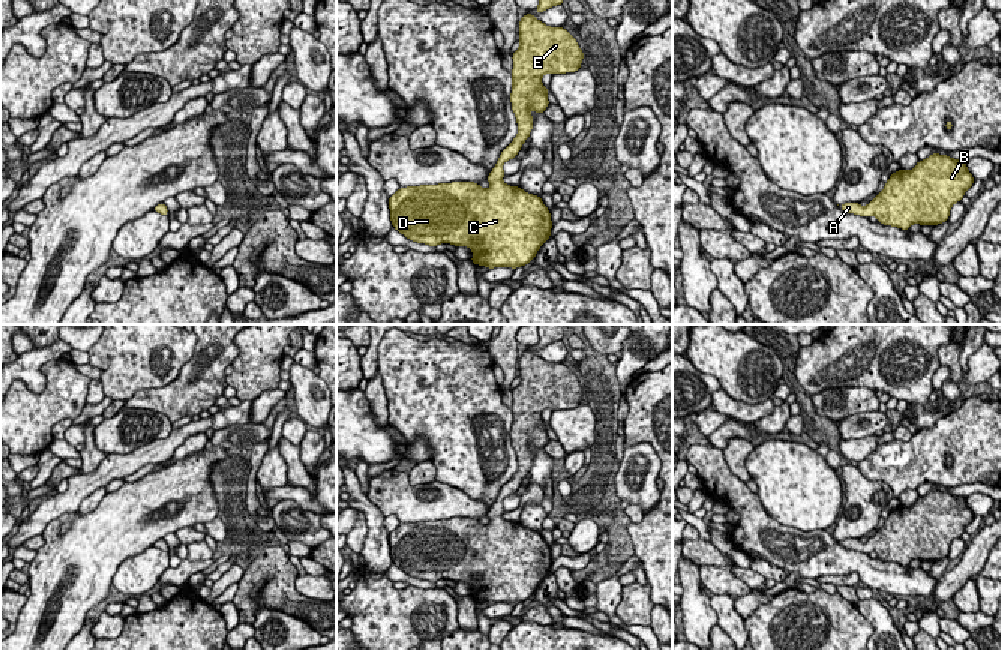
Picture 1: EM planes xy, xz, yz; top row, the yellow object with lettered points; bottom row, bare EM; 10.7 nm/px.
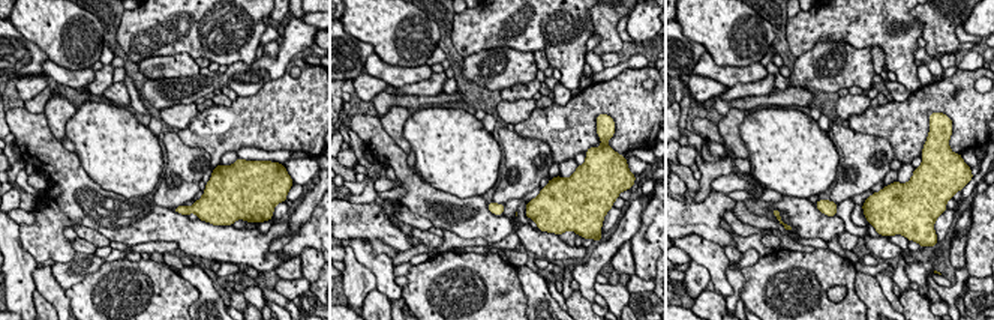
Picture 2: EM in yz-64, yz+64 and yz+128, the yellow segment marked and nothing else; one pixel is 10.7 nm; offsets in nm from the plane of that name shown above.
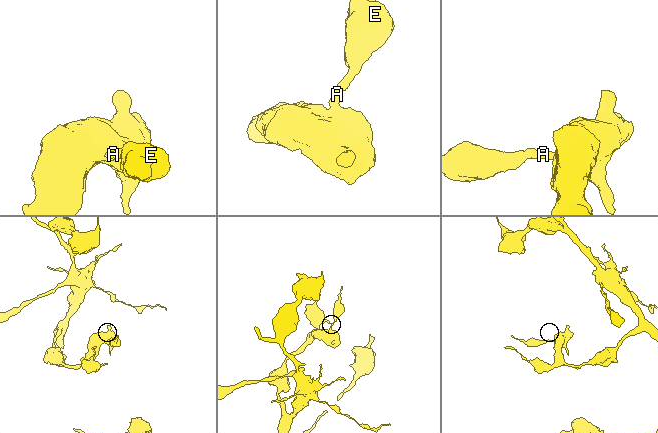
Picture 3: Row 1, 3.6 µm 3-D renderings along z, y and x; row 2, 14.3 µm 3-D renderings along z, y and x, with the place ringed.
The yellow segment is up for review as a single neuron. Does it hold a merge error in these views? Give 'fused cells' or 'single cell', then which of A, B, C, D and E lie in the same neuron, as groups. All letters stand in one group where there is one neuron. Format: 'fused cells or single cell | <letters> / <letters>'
single cell | A B C D E

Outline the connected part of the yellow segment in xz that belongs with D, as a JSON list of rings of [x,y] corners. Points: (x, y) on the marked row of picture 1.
[[[525,14],[519,21],[519,48],[512,54],[512,110],[518,123],[518,135],[501,152],[498,162],[488,174],[492,185],[483,189],[474,182],[452,182],[438,185],[407,186],[389,197],[390,221],[395,230],[411,242],[437,246],[452,243],[468,246],[473,251],[473,264],[494,267],[527,266],[537,254],[539,248],[551,237],[551,213],[539,195],[531,195],[519,186],[503,183],[503,164],[516,158],[533,129],[530,110],[543,114],[549,105],[549,89],[542,84],[542,77],[549,72],[566,74],[581,69],[584,51],[576,39],[563,27],[551,27],[537,20],[533,14]]]

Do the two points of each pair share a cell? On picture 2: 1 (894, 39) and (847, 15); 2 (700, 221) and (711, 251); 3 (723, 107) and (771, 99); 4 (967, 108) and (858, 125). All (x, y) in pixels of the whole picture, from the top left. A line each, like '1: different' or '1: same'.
1: same
2: different
3: same
4: same

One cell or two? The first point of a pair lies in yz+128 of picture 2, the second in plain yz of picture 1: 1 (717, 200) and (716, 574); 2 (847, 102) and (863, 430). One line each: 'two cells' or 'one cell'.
1: two cells
2: two cells

